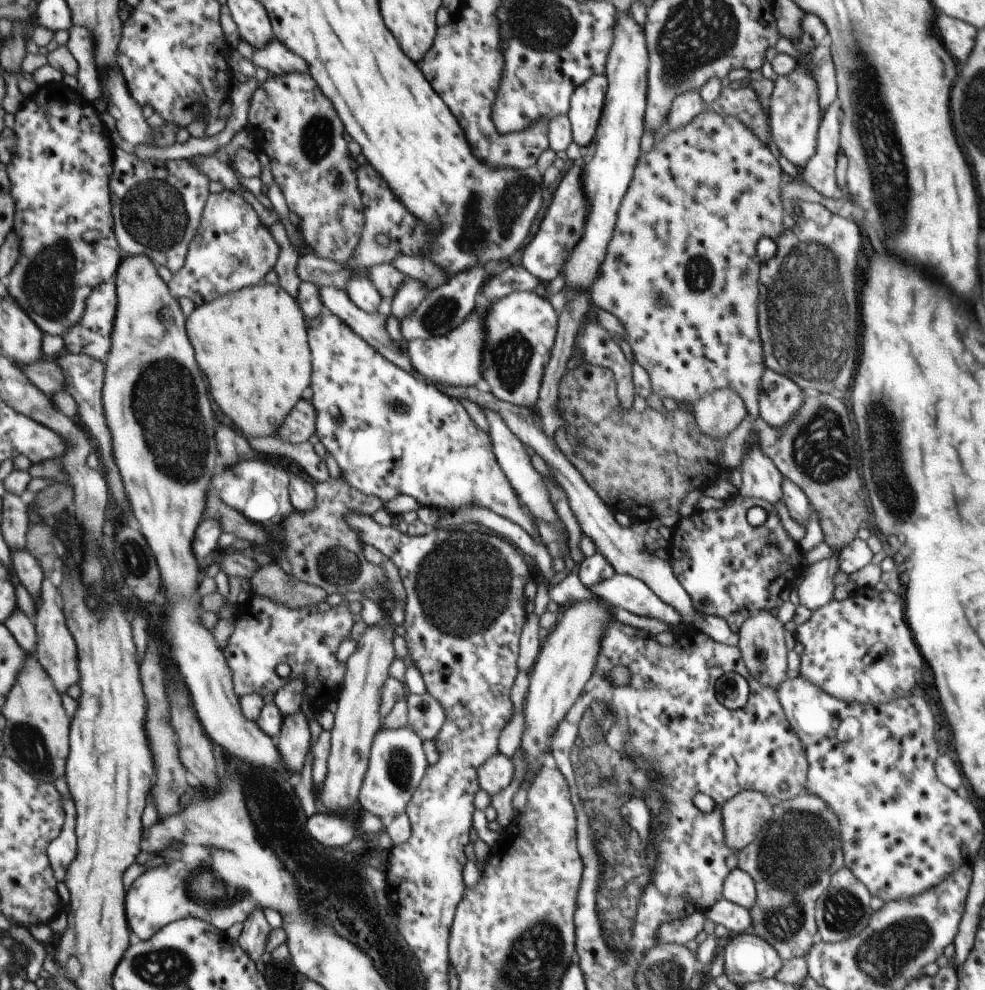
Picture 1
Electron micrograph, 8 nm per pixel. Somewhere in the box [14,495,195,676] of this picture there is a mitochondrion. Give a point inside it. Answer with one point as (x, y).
(140, 565)

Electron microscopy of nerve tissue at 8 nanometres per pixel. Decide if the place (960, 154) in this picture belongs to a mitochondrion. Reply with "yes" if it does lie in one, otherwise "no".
no

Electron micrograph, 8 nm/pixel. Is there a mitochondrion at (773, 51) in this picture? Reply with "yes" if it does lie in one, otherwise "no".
no

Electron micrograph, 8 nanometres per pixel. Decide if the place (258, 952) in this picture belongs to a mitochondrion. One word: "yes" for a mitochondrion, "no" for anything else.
no

